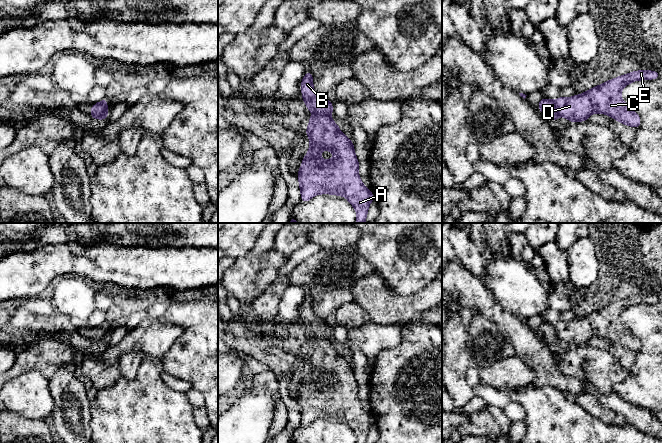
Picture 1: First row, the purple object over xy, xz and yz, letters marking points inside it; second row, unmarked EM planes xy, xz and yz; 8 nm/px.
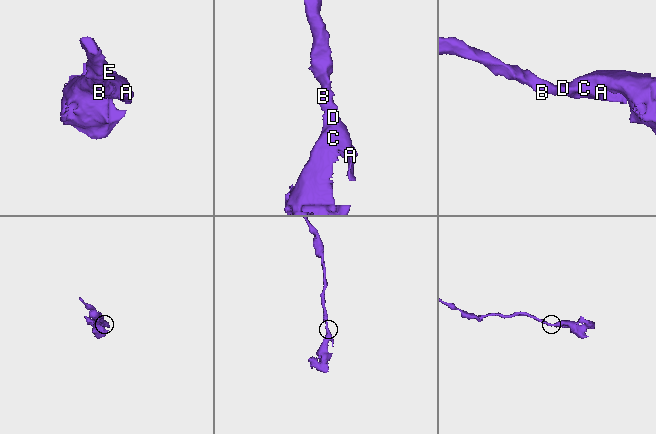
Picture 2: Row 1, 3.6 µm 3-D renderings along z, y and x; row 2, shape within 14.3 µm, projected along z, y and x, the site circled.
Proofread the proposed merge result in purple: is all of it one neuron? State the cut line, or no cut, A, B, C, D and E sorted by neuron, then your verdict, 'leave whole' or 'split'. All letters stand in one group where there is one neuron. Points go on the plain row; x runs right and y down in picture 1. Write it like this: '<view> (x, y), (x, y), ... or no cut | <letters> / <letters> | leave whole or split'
no cut | A B C D E | leave whole

